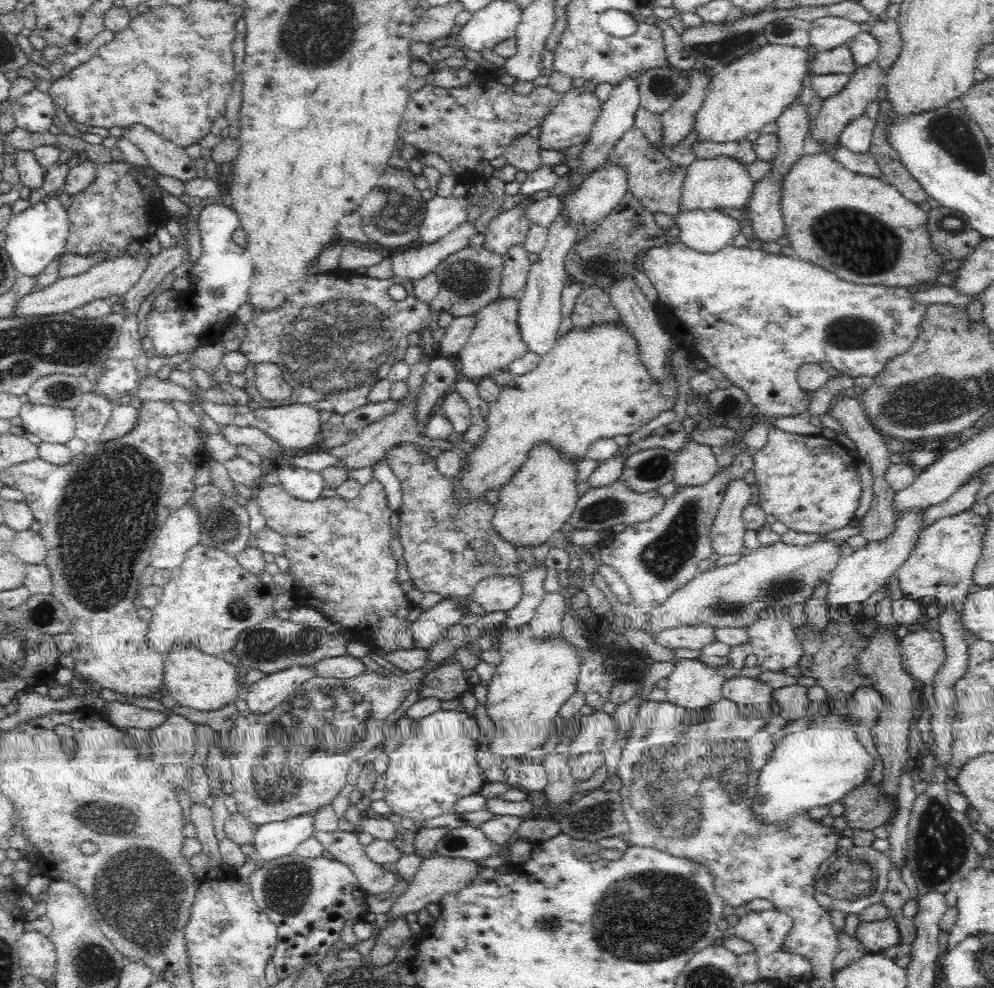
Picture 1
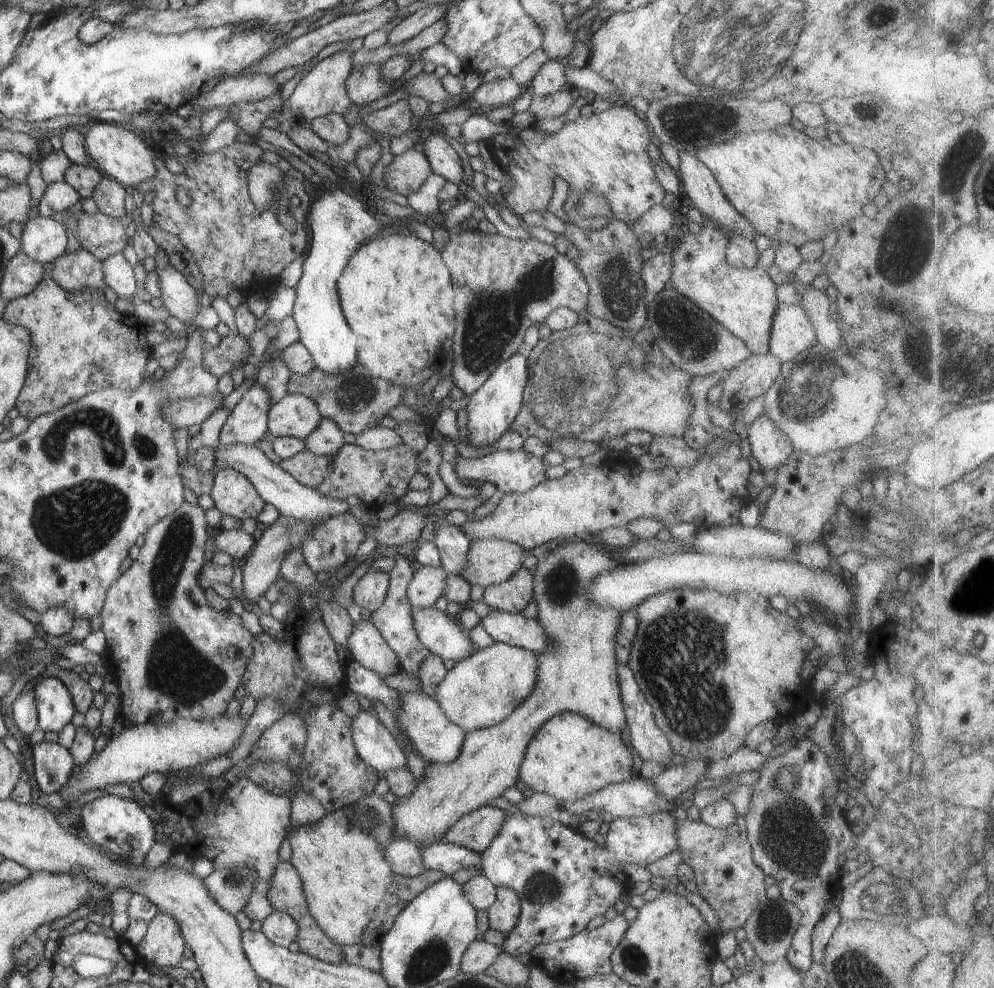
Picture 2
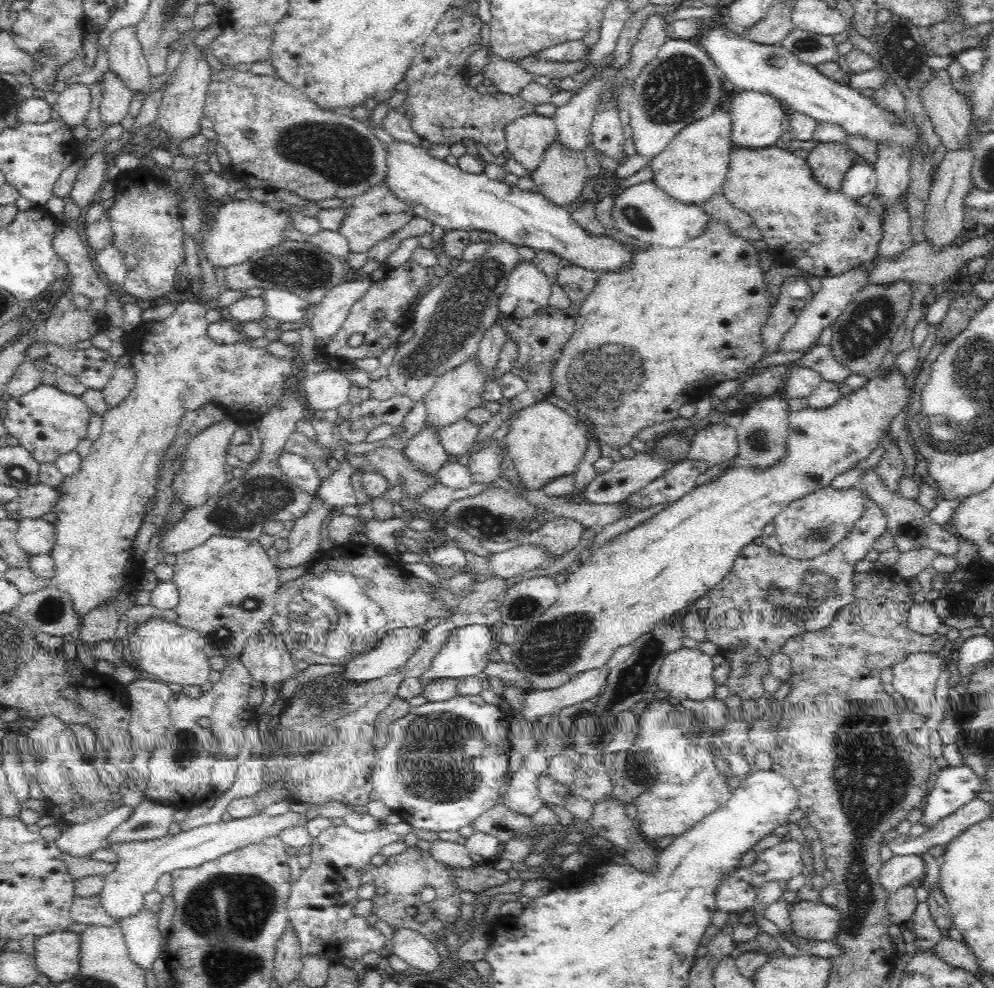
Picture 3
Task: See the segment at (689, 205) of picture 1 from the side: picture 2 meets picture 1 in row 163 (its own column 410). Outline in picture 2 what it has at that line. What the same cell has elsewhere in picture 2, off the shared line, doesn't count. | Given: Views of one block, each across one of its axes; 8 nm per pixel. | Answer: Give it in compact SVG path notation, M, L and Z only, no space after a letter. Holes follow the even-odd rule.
M400 693L402 706L398 709L397 726L409 738L412 748L423 759L436 764L450 764L457 759L466 734L455 724L449 723L438 705L429 695L421 693Z

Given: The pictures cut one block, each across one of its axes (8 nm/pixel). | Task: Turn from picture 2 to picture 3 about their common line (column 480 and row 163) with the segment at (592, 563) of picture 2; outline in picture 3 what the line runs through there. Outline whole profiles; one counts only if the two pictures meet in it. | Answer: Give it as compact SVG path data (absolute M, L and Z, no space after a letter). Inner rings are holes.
M732 144L729 153L729 168L721 192L728 203L745 215L749 215L760 229L766 244L776 250L789 265L804 270L804 274L828 278L840 276L862 263L872 261L877 255L883 237L881 218L870 206L860 206L848 195L827 192L811 177L806 160L797 158L790 150L777 148L742 148Z

